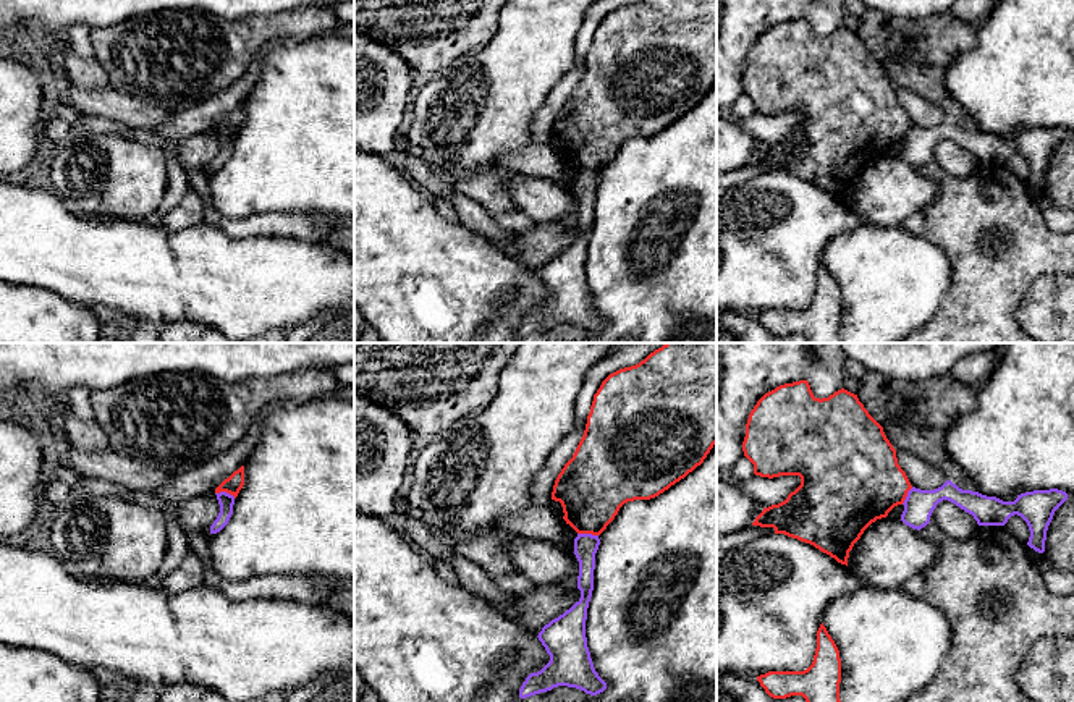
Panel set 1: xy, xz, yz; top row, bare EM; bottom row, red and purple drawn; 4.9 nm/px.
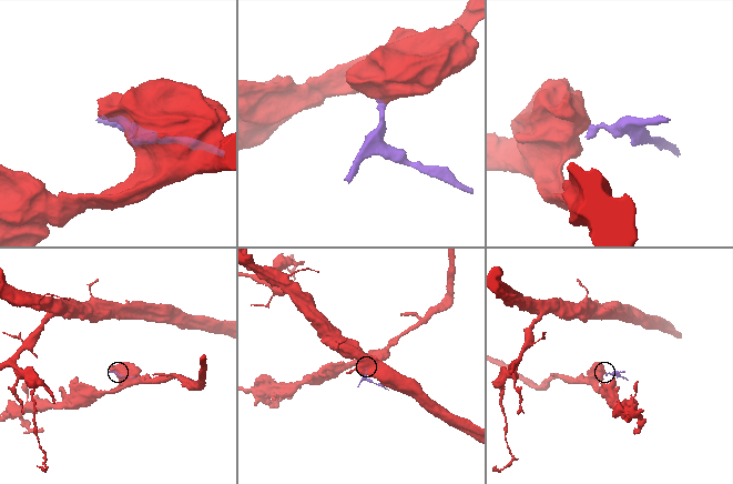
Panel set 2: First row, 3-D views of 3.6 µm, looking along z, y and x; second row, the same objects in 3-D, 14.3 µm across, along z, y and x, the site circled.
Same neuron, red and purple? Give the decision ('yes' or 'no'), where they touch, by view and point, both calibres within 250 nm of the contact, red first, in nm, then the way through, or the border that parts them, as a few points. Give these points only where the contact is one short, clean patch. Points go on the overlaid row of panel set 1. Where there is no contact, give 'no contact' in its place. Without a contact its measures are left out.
no; meets red in xz at (587, 532); 360 nm thick on the red side, 120 nm on the other; border along xz (578, 532), (597, 536)

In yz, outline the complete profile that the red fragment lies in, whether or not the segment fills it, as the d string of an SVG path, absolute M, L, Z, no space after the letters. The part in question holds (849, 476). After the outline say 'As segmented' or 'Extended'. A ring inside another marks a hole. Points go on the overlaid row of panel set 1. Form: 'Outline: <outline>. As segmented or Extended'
Outline: M799 380L765 393L749 414L742 451L755 476L801 477L801 485L784 501L763 508L752 526L773 527L775 534L810 543L846 566L864 531L903 505L912 488L883 427L844 388L820 400L807 380Z. As segmented

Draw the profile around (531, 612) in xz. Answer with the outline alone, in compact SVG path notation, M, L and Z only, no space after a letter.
M537 584L531 594L511 594L513 605L505 611L524 632L539 636L542 628L563 615L581 598L581 590L568 592L561 584Z

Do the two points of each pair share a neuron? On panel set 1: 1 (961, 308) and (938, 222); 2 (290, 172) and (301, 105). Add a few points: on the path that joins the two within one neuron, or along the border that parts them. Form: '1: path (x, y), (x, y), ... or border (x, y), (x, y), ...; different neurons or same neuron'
1: path (964, 287), (964, 248), (959, 243); same neuron
2: path (293, 156), (301, 148), (301, 122); same neuron

